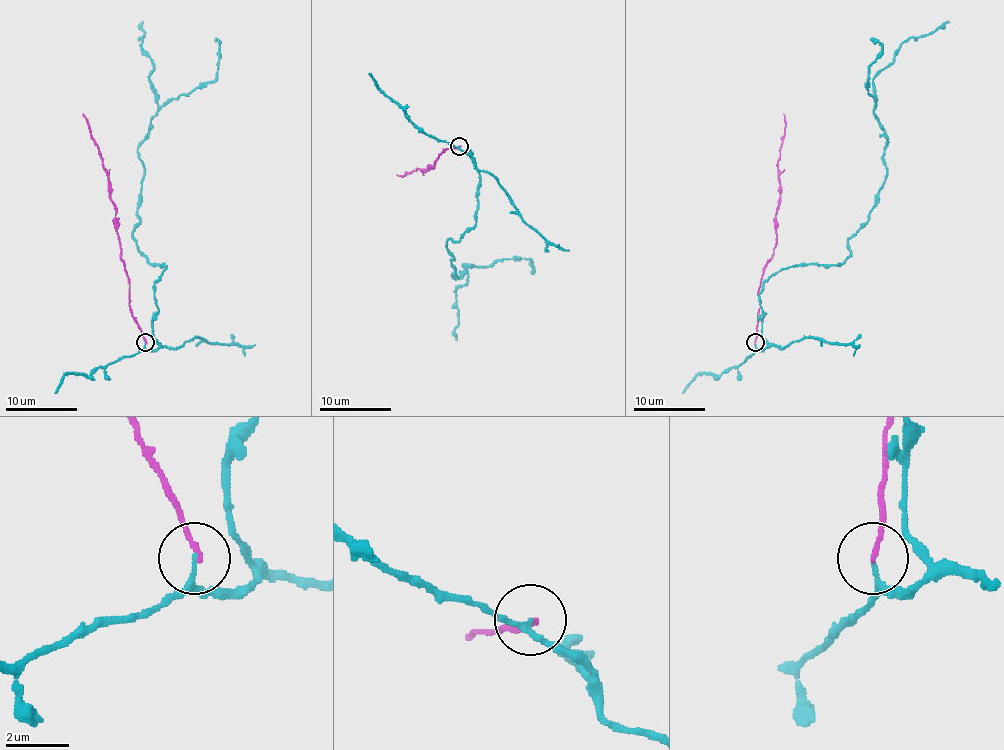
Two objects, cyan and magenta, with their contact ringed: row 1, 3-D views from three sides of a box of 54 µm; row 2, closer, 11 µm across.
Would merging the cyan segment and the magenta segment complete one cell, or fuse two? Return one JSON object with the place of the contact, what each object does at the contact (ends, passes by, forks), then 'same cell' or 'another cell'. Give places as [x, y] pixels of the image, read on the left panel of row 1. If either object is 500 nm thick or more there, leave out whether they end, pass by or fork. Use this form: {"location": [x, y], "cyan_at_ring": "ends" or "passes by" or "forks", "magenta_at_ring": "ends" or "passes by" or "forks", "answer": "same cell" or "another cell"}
{"location": [145, 342], "cyan_at_ring": "passes by", "magenta_at_ring": "ends", "answer": "another cell"}

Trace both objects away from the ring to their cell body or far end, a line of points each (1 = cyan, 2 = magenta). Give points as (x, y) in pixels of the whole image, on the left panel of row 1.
1: (145, 343), (158, 345), (154, 289), (165, 267), (133, 235), (138, 146), (158, 110), (143, 22)
2: (145, 343), (129, 307), (129, 278), (120, 257), (111, 183), (88, 119), (82, 113)

